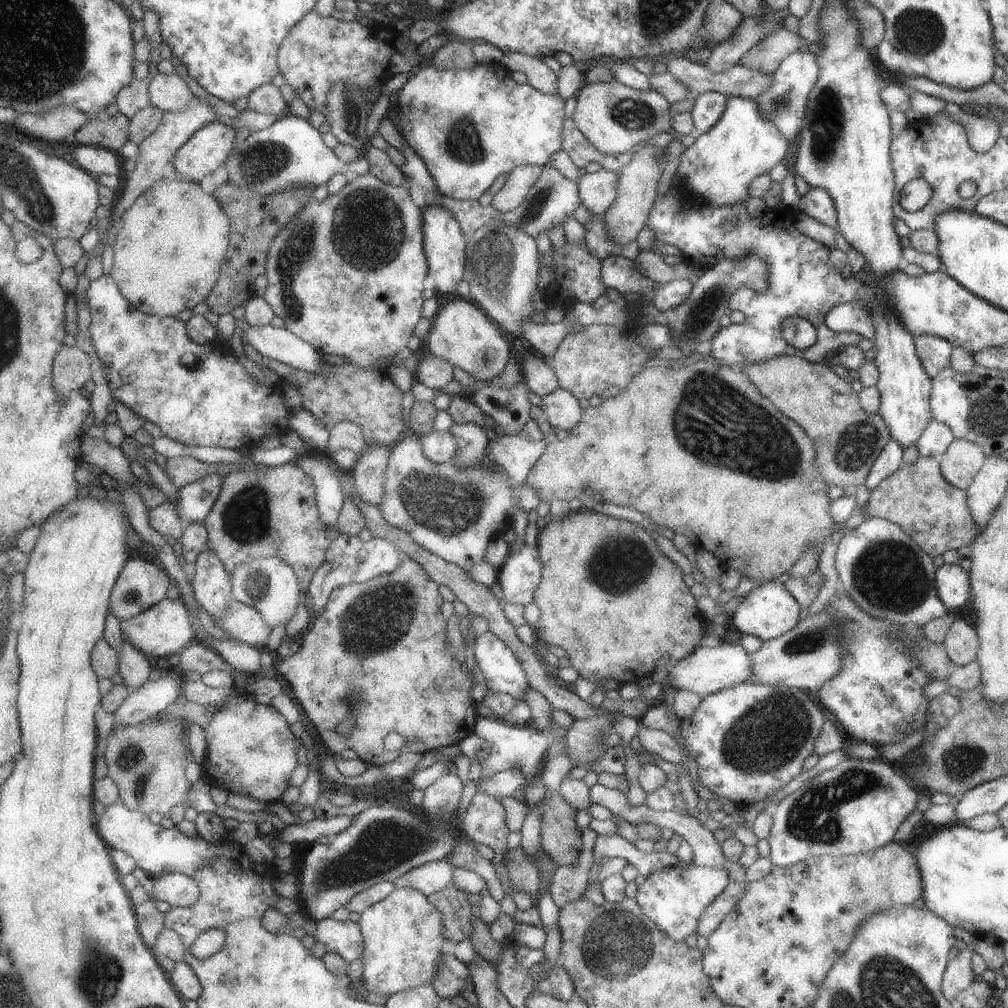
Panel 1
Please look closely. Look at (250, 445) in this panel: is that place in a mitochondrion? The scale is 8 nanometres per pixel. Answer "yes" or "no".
no

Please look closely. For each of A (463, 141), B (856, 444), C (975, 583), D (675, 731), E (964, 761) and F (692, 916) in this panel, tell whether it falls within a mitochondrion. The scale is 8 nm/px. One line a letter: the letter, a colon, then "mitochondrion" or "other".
A: mitochondrion
B: mitochondrion
C: other
D: other
E: mitochondrion
F: other

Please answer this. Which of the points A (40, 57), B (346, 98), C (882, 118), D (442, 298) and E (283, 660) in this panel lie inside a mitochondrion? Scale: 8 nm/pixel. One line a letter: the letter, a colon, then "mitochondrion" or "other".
A: mitochondrion
B: mitochondrion
C: other
D: other
E: other

